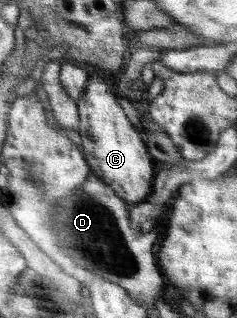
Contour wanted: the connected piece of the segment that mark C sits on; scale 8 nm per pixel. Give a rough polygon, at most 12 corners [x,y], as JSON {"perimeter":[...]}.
{"perimeter":[[95,74],[76,101],[90,171],[126,208],[151,194],[153,164]]}

